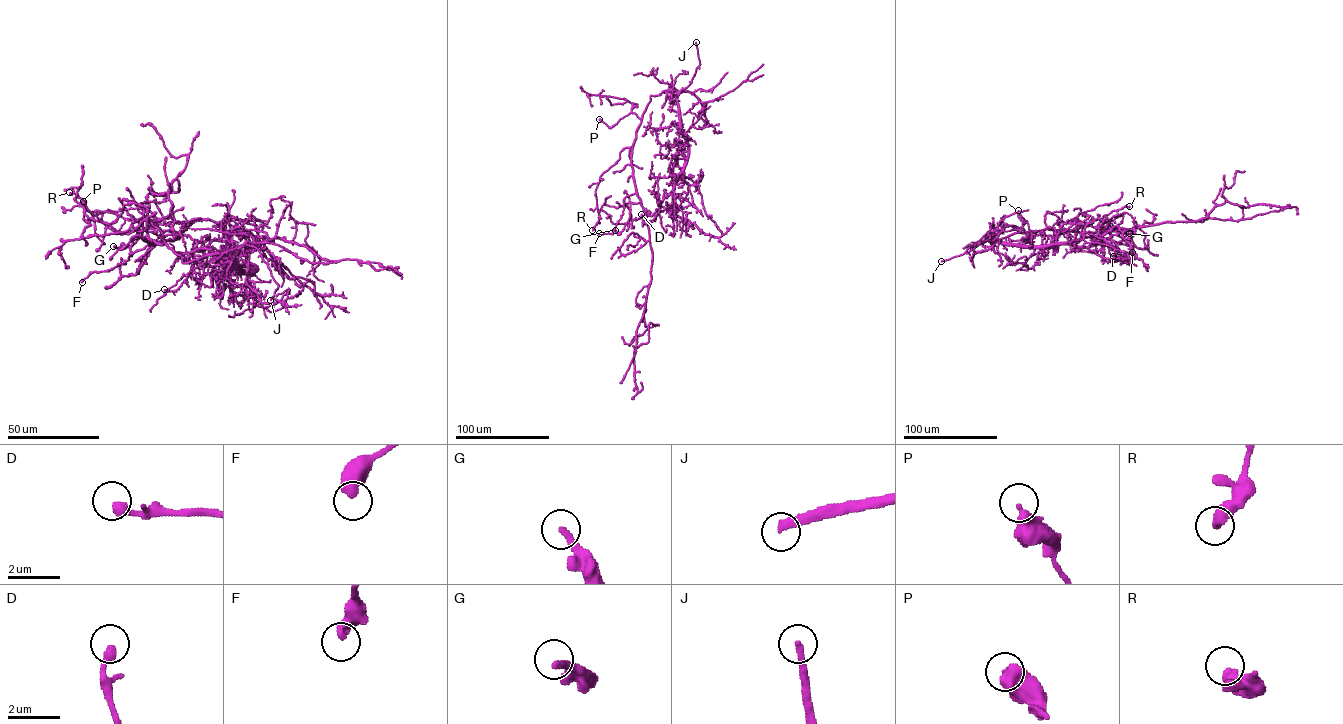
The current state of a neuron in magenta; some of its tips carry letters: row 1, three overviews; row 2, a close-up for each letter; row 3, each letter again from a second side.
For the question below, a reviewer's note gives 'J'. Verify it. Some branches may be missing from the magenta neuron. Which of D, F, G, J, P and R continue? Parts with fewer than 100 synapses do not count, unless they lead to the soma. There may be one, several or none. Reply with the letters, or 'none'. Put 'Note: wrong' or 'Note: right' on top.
Note: right
J

